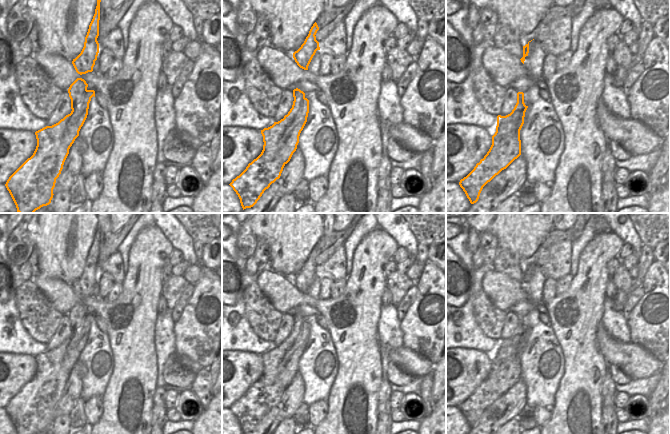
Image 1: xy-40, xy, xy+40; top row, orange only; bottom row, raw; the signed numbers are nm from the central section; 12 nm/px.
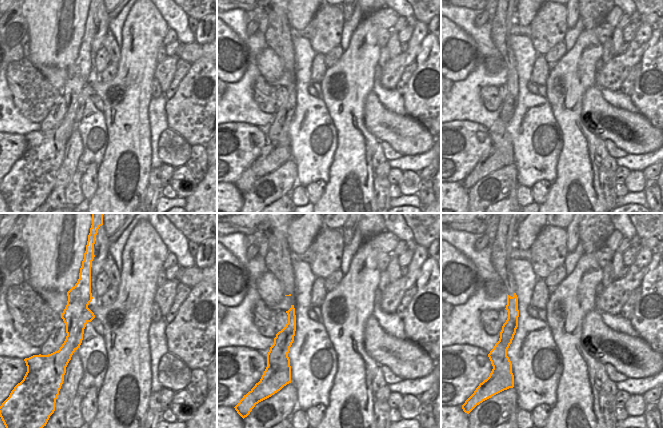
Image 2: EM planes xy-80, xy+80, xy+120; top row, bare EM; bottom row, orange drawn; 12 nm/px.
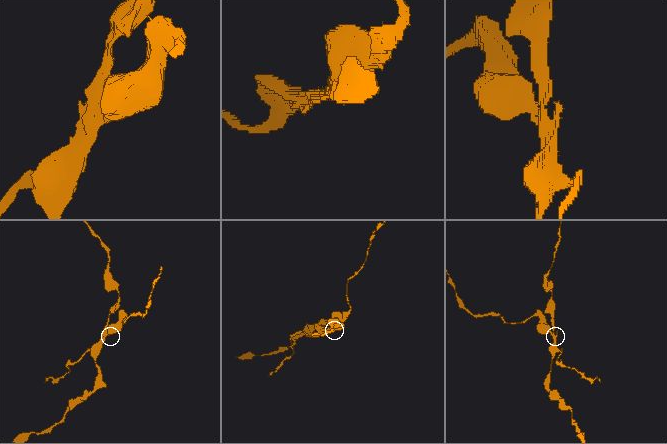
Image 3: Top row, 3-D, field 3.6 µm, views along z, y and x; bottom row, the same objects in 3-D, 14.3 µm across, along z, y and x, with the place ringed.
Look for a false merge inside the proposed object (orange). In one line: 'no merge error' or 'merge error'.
merge error

